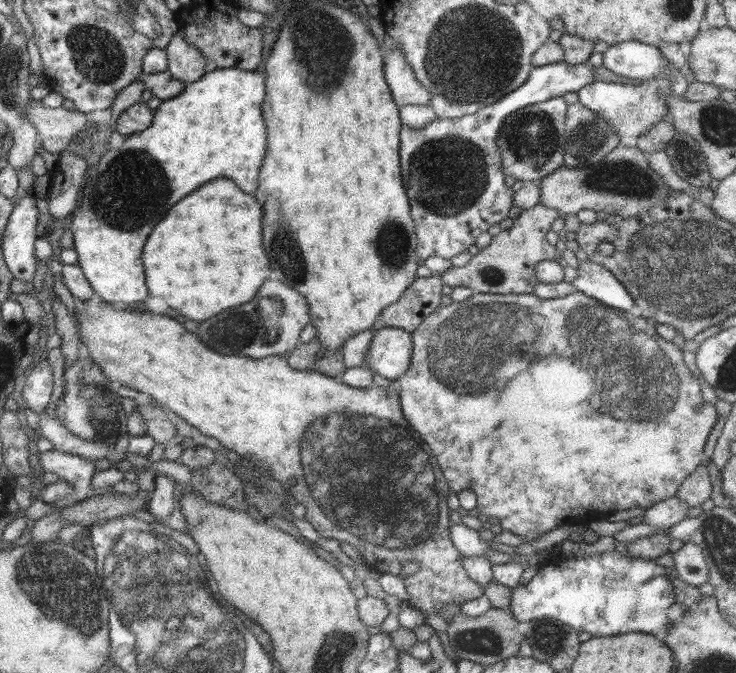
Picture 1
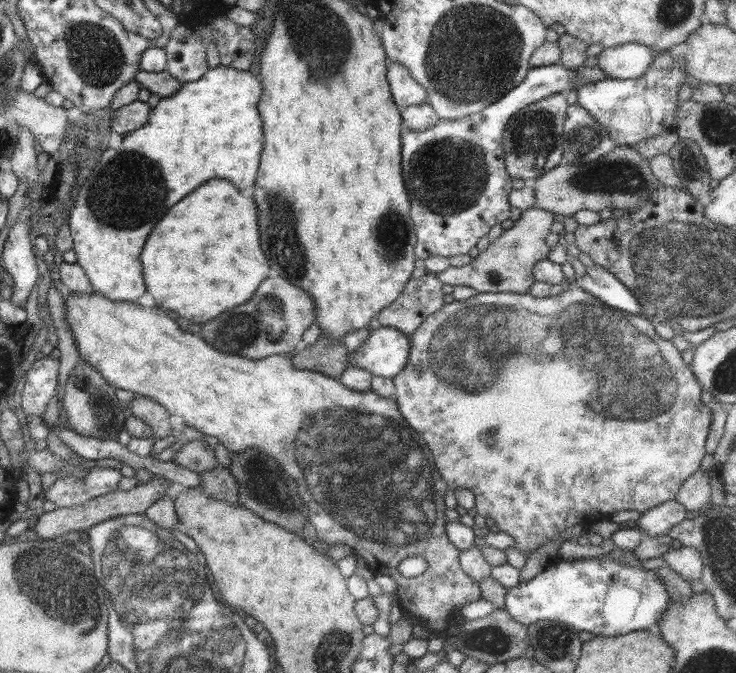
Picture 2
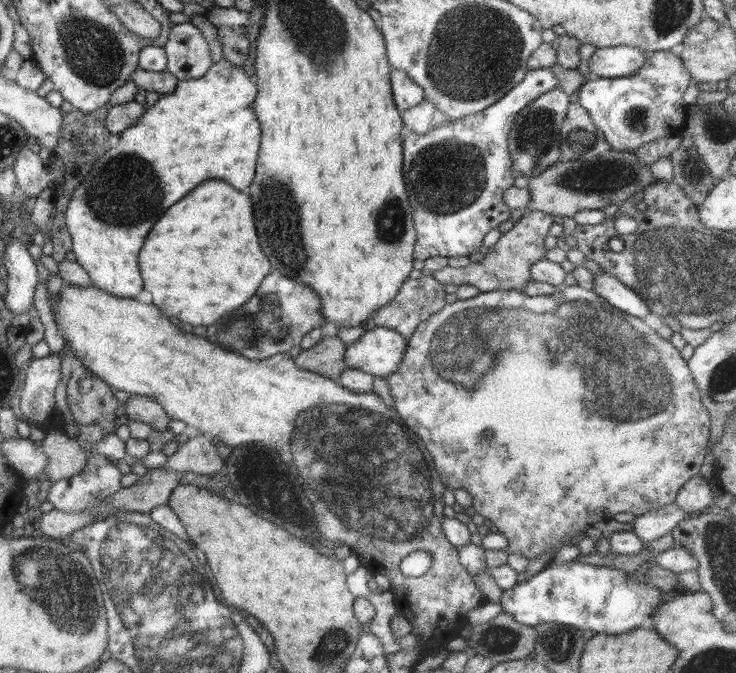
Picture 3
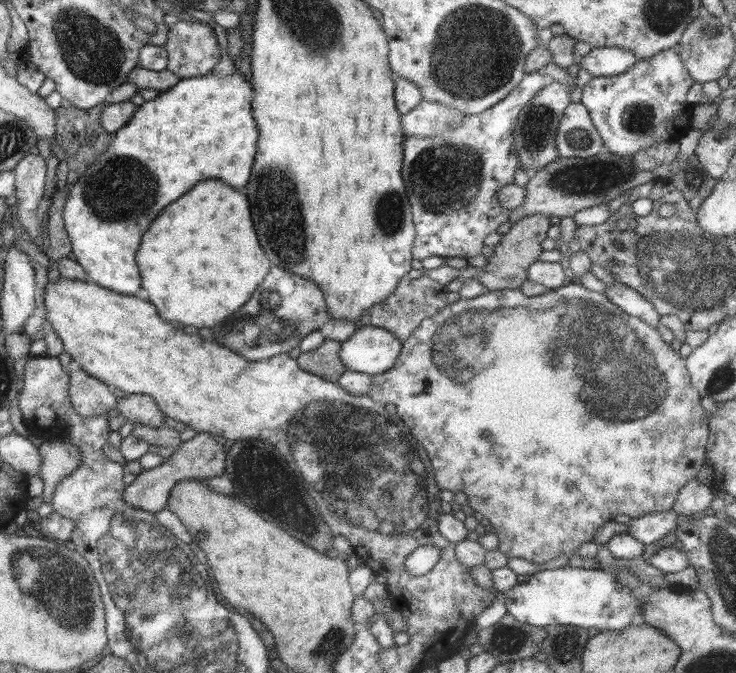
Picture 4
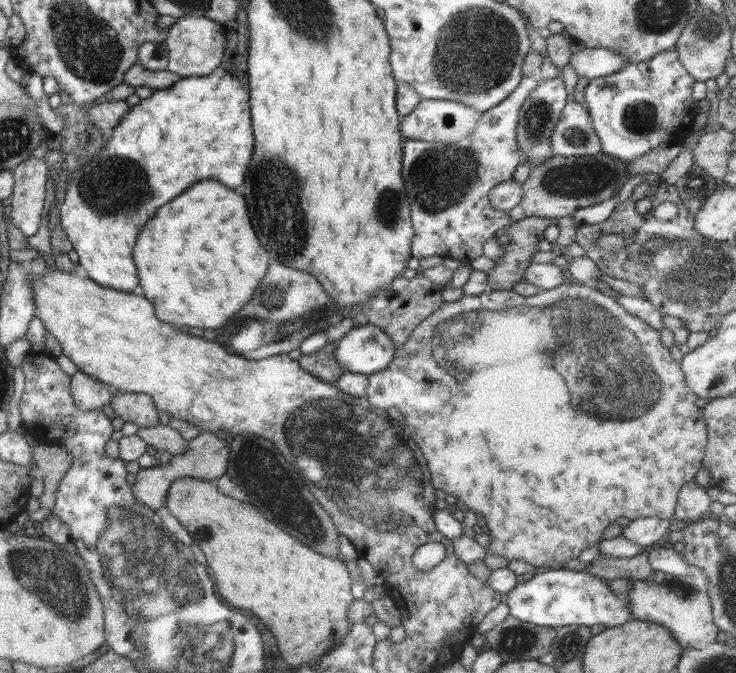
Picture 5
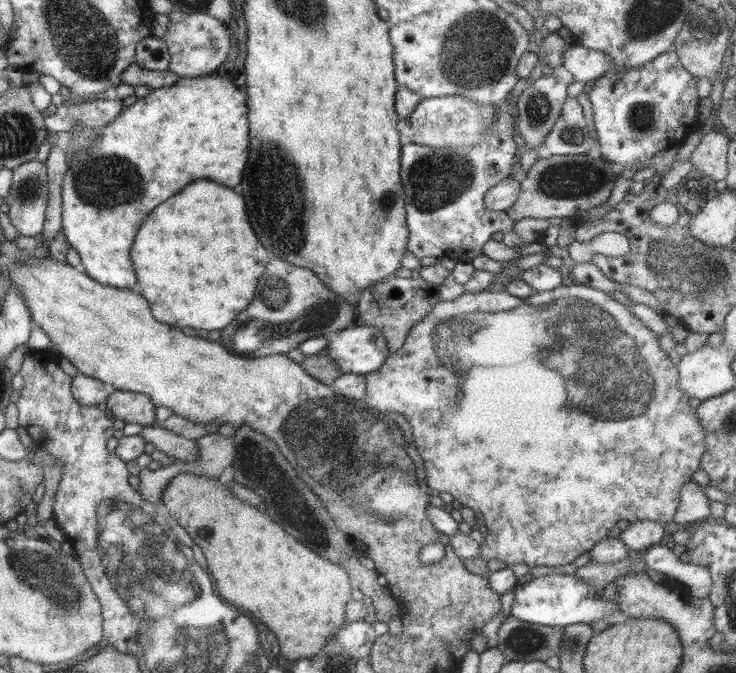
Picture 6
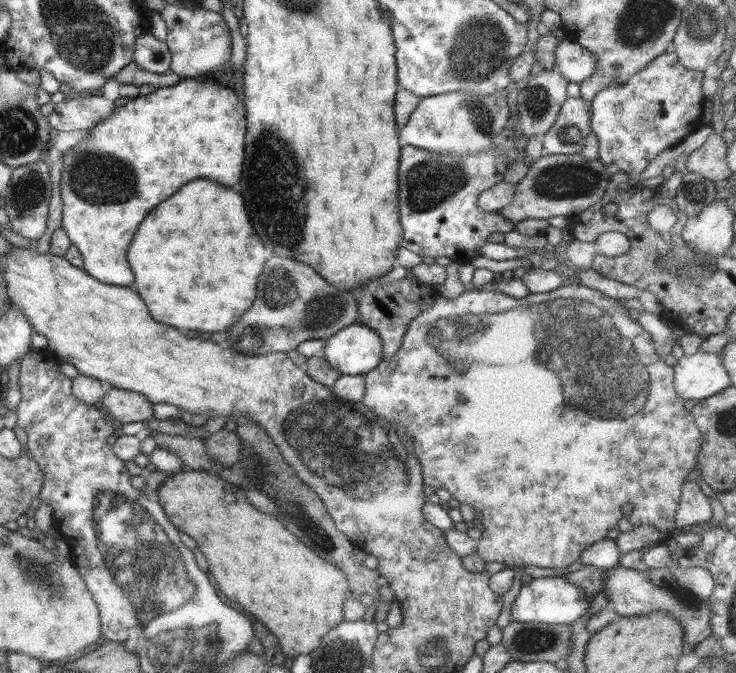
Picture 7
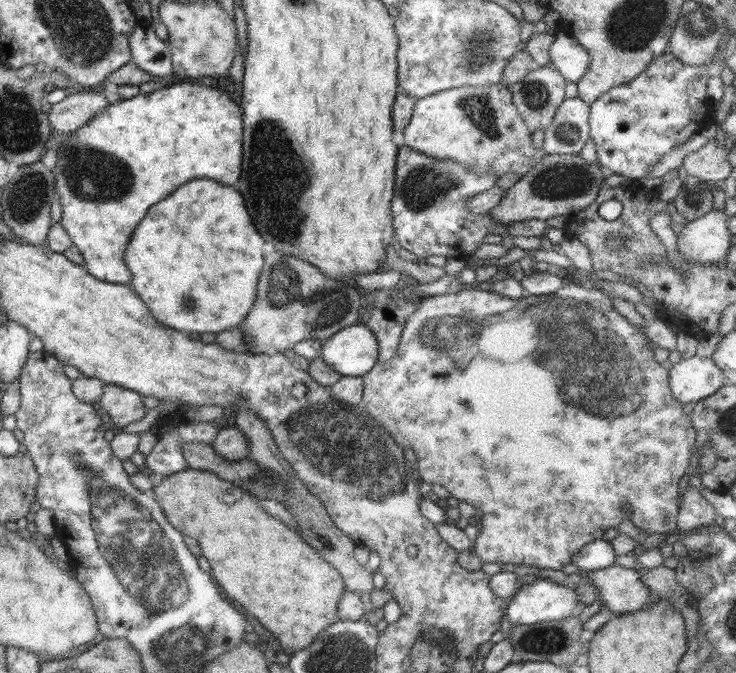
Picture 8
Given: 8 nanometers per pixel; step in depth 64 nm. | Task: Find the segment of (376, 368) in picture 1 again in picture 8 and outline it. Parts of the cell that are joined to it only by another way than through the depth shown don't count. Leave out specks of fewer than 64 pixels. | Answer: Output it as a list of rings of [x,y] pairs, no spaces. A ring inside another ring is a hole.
[[[357,322],[322,341],[321,360],[342,377],[367,375],[377,365],[377,340]]]

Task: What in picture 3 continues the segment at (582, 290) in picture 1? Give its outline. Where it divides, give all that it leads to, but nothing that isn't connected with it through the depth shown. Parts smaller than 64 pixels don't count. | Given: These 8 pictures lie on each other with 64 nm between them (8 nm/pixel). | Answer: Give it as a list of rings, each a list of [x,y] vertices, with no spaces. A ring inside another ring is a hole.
[[[605,272],[593,275],[593,287],[590,289],[597,294],[604,302],[607,302],[612,308],[643,320],[649,315],[644,301],[629,288],[626,288],[621,282],[612,278]]]

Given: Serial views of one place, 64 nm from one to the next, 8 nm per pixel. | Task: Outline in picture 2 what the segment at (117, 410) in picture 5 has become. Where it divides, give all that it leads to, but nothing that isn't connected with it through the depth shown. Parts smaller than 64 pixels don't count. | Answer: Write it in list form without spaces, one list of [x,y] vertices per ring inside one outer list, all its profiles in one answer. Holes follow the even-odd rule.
[[[135,396],[128,404],[131,411],[131,417],[135,417],[145,423],[153,436],[159,439],[168,436],[171,432],[168,417],[170,416],[159,404],[150,399],[138,398]]]

